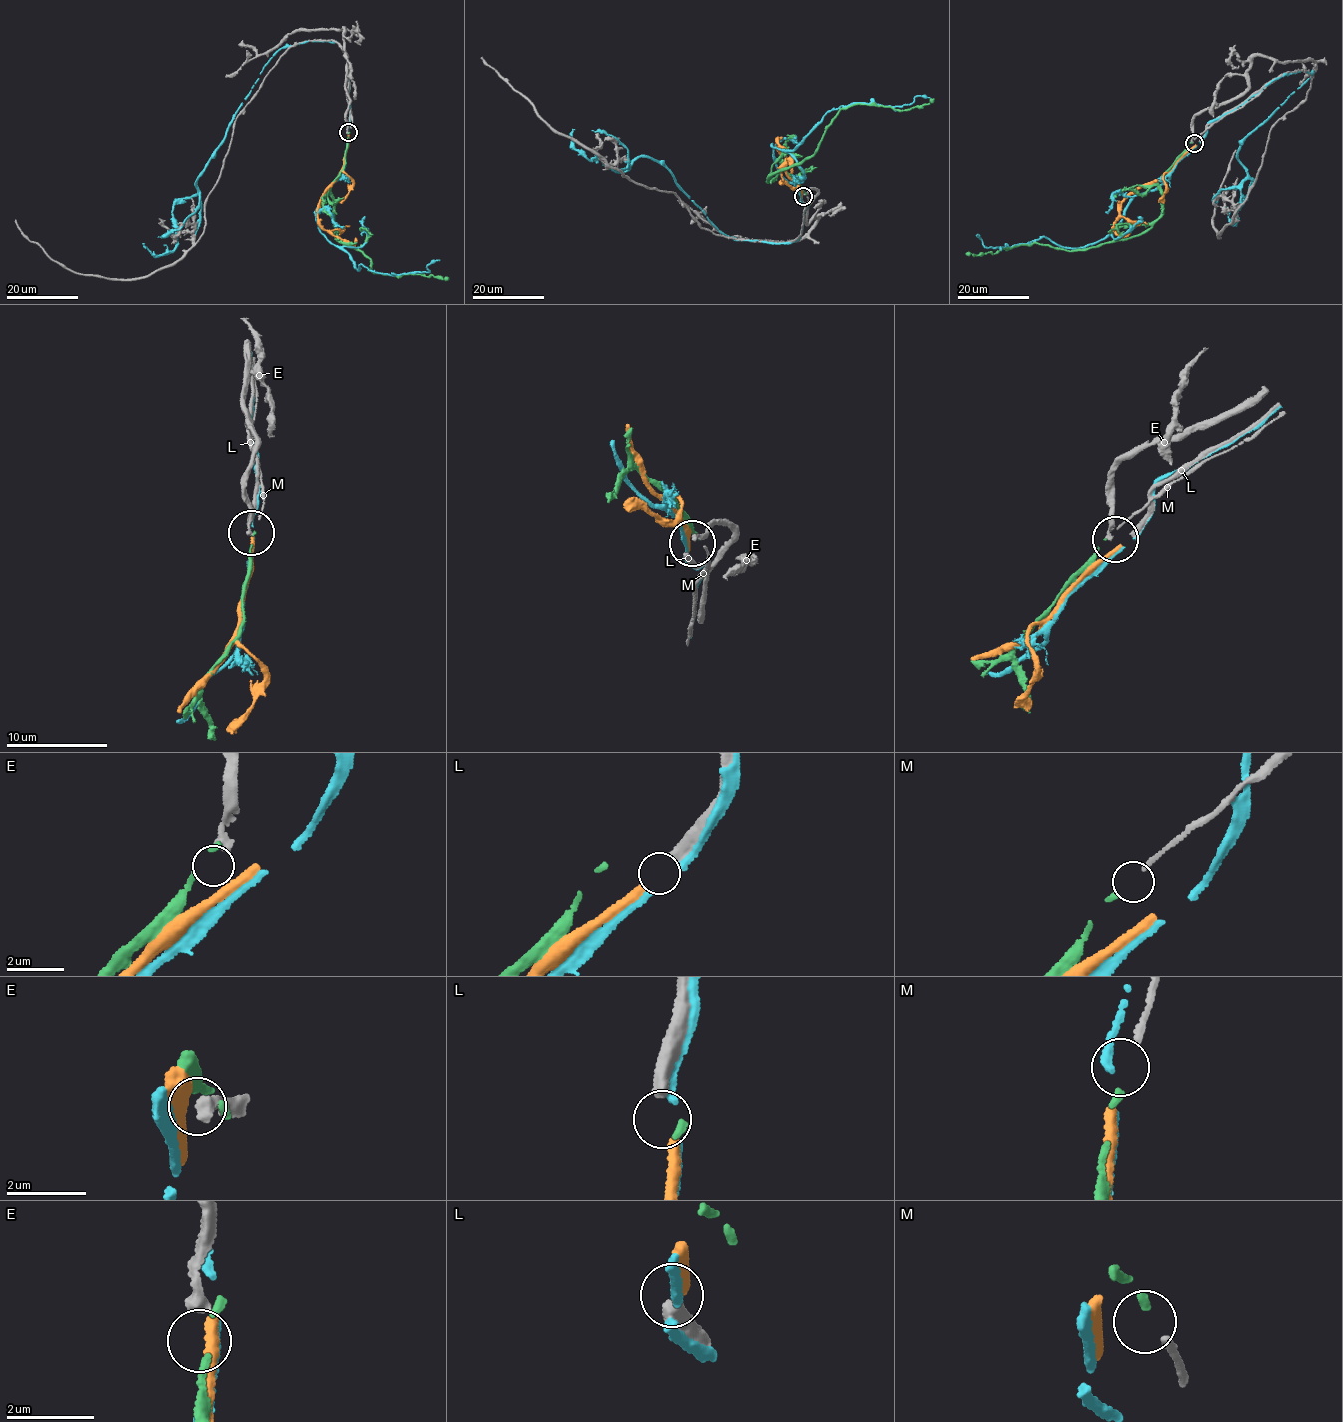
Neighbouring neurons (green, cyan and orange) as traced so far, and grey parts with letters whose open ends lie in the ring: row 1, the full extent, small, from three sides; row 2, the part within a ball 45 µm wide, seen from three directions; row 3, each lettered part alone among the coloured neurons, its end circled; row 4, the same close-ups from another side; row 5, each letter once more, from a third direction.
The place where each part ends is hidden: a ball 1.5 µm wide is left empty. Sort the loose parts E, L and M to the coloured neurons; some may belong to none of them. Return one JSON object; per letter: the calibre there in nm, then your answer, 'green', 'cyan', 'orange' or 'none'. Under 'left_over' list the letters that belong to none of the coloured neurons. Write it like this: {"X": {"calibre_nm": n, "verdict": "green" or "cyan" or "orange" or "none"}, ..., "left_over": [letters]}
{"E": {"calibre_nm": 320, "verdict": "none"}, "L": {"calibre_nm": 400, "verdict": "orange"}, "M": {"calibre_nm": 150, "verdict": "green"}, "left_over": ["E"]}

